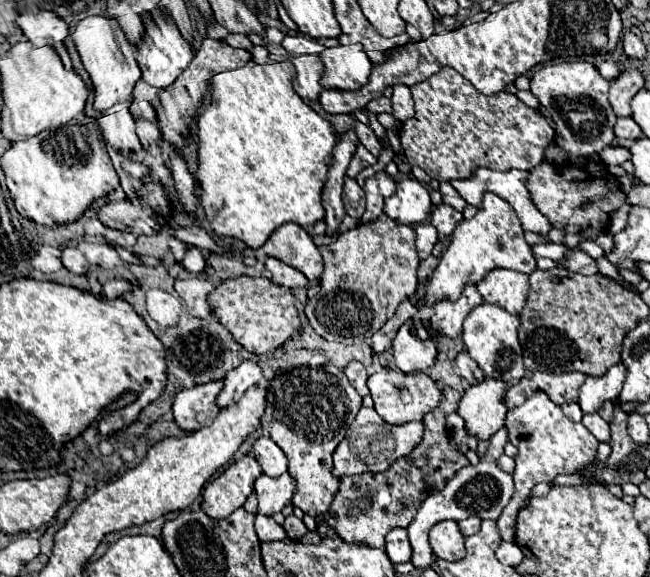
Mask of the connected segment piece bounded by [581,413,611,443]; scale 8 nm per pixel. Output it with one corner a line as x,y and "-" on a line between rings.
591,413
591,415
583,415
583,421
581,421
595,437
599,443
609,443
611,435
609,435
609,423
603,421
599,417
599,413

